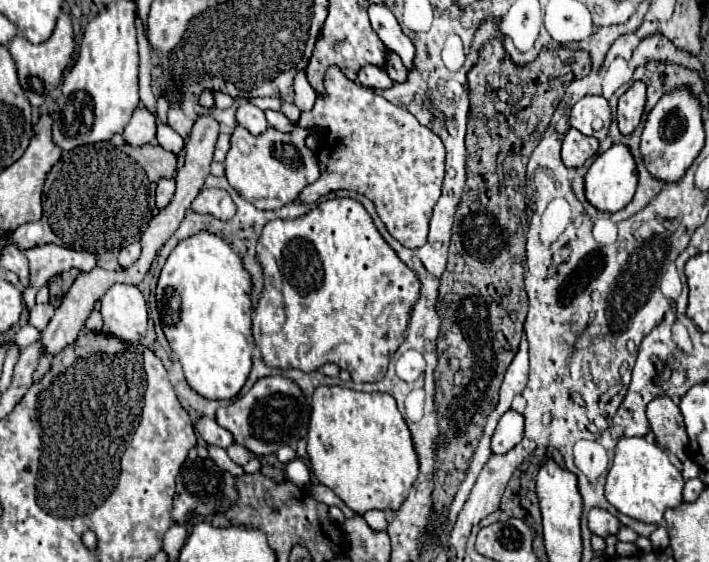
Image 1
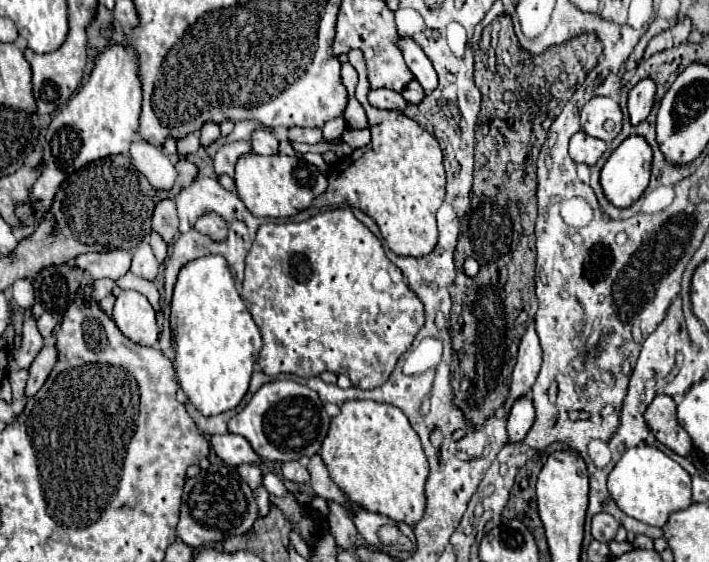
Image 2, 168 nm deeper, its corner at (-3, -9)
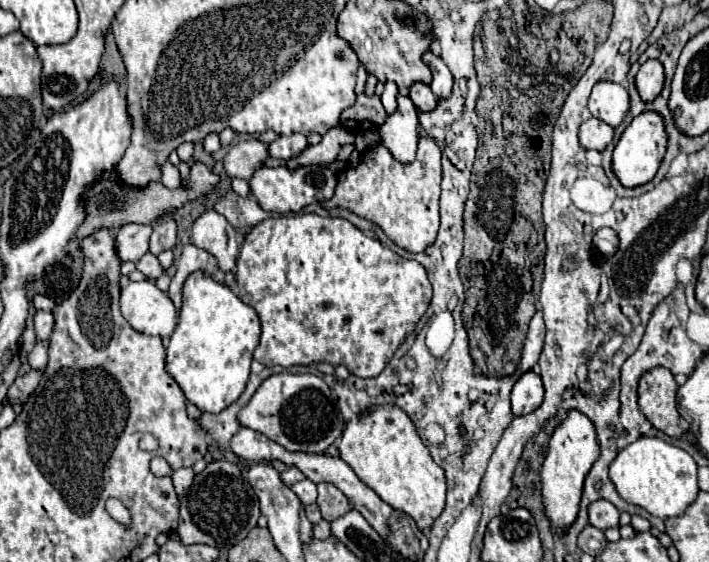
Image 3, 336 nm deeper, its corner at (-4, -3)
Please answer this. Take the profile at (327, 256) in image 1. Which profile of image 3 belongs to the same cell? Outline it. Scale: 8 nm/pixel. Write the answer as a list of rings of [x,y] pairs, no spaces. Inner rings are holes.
[[[306,213],[302,217],[282,215],[266,219],[254,225],[246,235],[236,267],[238,297],[258,311],[262,323],[262,337],[254,359],[266,367],[326,361],[344,365],[352,375],[362,379],[378,377],[396,349],[406,341],[406,335],[416,329],[416,323],[426,313],[432,299],[432,287],[420,263],[402,259],[378,239],[364,235],[344,217]]]

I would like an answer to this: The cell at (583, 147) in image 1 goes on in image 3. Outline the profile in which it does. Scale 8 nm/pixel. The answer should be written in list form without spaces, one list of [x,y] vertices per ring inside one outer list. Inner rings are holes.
[[[588,119],[580,125],[578,131],[580,137],[580,145],[584,149],[596,149],[596,151],[604,151],[606,145],[612,141],[614,137],[614,129],[606,123],[602,123],[600,119]]]

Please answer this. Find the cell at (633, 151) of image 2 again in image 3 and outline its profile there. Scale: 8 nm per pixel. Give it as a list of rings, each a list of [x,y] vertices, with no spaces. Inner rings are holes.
[[[646,113],[646,115],[638,115],[622,133],[618,145],[614,147],[614,155],[612,155],[612,171],[618,177],[618,181],[624,187],[640,187],[648,181],[654,179],[662,155],[666,153],[666,131],[664,131],[664,123],[660,115],[654,113]]]

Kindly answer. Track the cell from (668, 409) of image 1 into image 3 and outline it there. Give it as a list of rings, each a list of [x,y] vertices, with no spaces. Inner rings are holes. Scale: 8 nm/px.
[[[654,367],[654,371],[642,375],[638,385],[640,411],[656,429],[678,439],[688,431],[688,423],[676,409],[676,391],[674,375],[664,367]]]

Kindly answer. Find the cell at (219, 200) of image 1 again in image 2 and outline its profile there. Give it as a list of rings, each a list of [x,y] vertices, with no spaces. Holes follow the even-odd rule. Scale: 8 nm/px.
[[[207,213],[199,217],[195,223],[195,229],[199,233],[205,233],[207,237],[213,237],[213,241],[225,241],[227,237],[227,223],[215,213]]]

